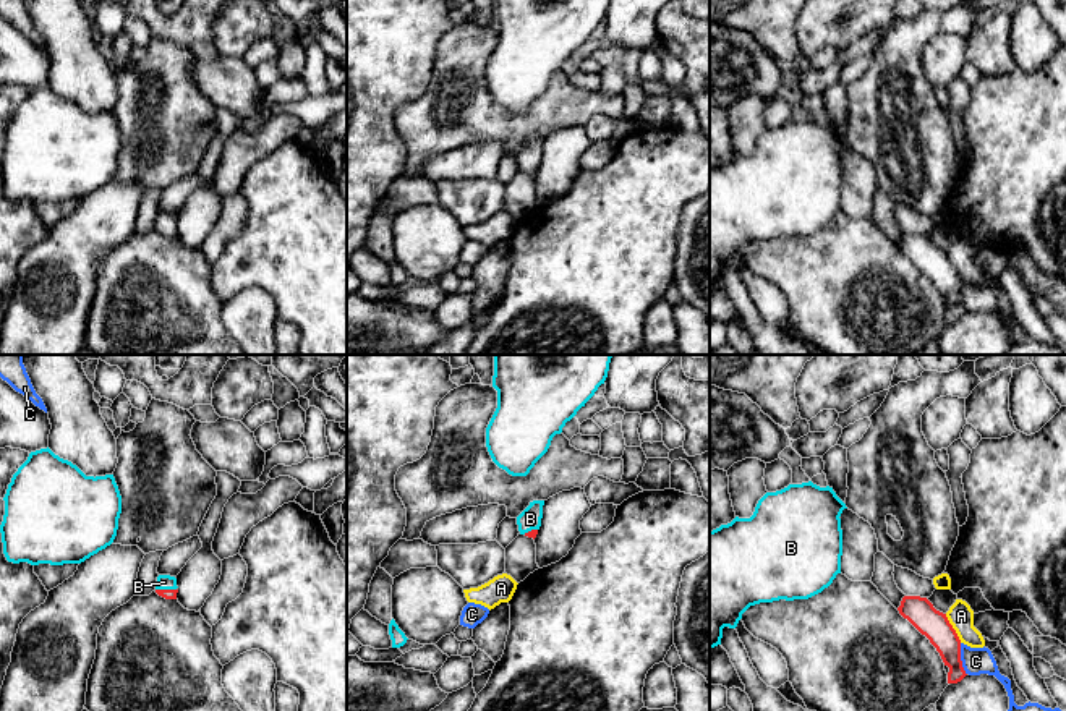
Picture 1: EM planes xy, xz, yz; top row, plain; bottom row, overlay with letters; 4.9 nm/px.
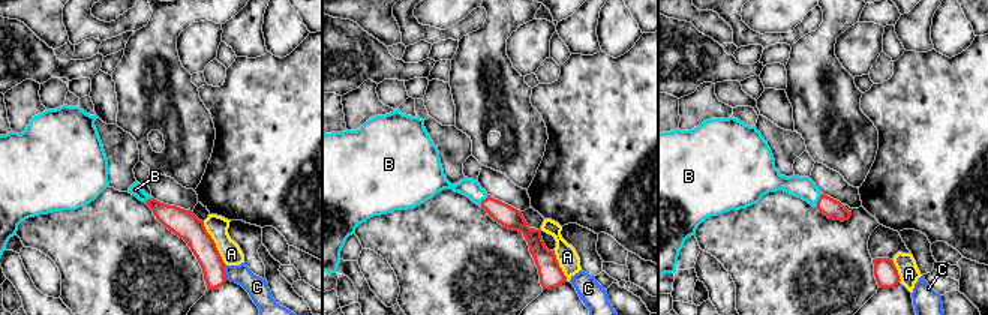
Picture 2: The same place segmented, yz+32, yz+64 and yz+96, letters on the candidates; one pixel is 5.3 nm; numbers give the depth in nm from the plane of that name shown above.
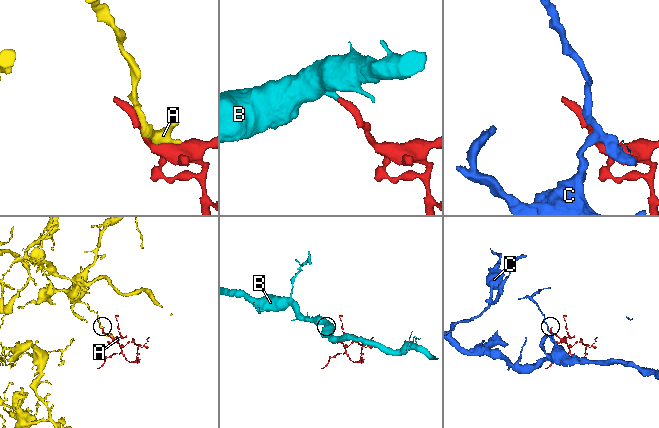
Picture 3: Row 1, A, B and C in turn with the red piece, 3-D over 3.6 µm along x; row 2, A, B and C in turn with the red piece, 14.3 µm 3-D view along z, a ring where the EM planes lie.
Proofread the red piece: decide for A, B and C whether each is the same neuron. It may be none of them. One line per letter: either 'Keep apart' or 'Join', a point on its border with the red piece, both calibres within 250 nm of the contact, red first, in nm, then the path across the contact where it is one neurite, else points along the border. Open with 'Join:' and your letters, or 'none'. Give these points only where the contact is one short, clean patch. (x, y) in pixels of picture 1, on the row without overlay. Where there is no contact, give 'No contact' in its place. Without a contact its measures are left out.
Join: B
A: Keep apart. Touches red at yz (953, 266). Thickness 140 nm (red) against 120 nm
B: Join. Touches red at xy (166, 227). Thickness 50 nm (red) against 80 nm. Path across: xy (166, 230), (166, 227), (164, 219)
C: Keep apart. Touches red at yz (959, 297). Thickness 140 nm (red) against 140 nm

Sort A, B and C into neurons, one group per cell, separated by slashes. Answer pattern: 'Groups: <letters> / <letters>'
Groups: A / B / C

